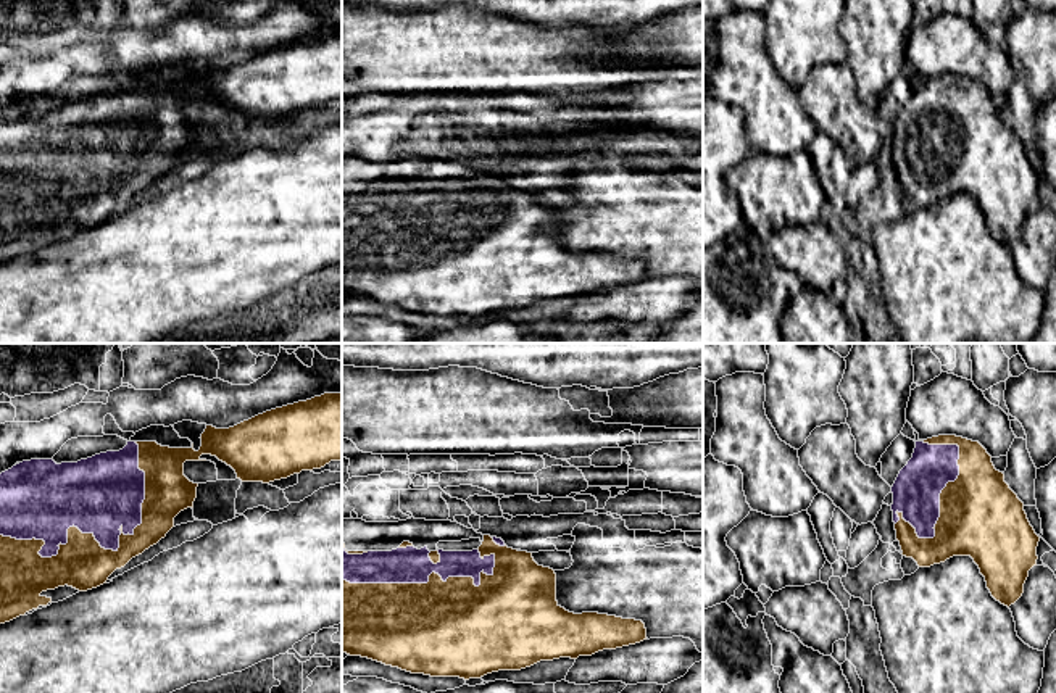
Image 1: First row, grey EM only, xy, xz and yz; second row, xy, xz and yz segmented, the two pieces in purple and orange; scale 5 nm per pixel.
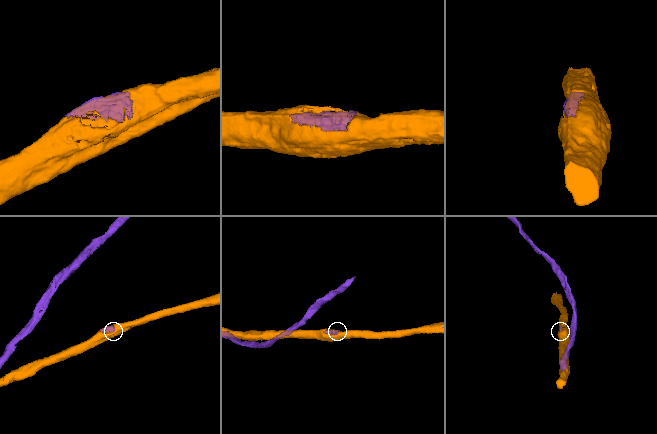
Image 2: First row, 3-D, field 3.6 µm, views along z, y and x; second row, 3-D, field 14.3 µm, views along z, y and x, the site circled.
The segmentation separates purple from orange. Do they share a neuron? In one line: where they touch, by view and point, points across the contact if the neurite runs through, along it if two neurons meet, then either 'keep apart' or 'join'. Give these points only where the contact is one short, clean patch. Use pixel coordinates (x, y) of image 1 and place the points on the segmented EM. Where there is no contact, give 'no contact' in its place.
contact xy (100, 543); join

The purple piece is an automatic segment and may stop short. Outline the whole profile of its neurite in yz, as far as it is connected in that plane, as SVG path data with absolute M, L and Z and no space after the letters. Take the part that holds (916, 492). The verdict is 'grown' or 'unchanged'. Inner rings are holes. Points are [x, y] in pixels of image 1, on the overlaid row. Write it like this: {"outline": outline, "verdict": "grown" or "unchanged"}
{"outline": "M956 435L916 442L913 458L900 471L892 493L893 522L903 556L913 558L919 567L940 564L953 556L971 556L996 601L1009 608L1022 596L1029 571L1037 566L1040 537L1027 519L1024 503L979 442Z", "verdict": "grown"}

